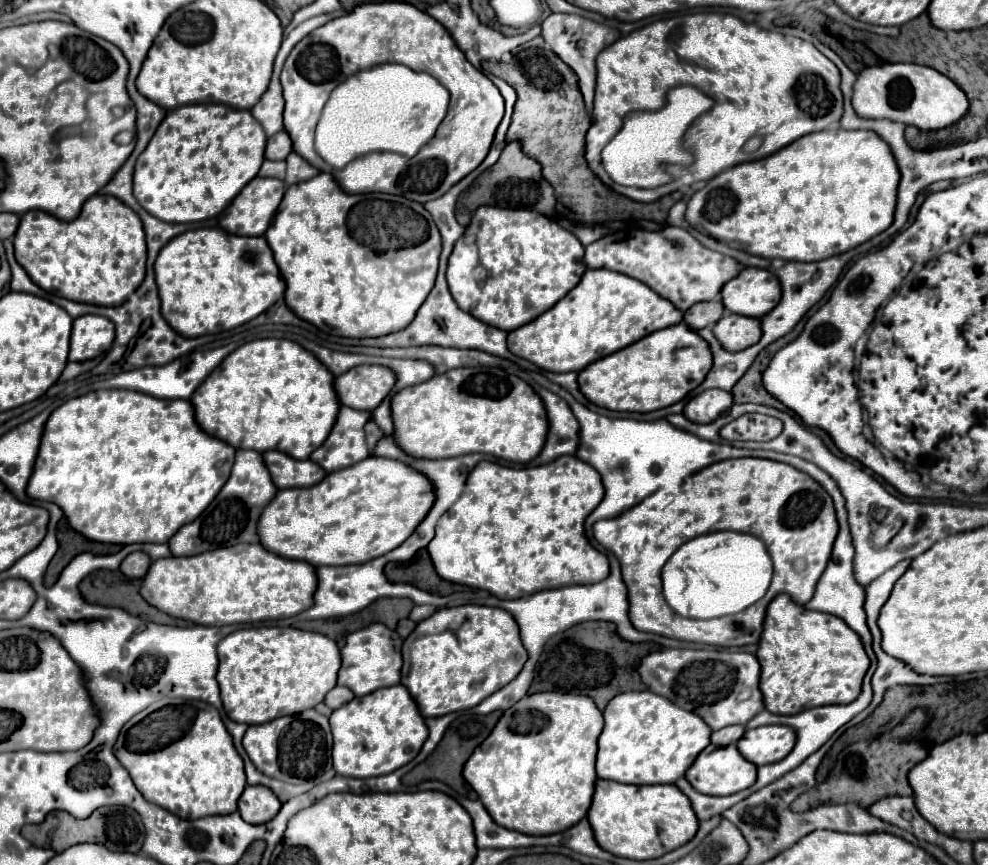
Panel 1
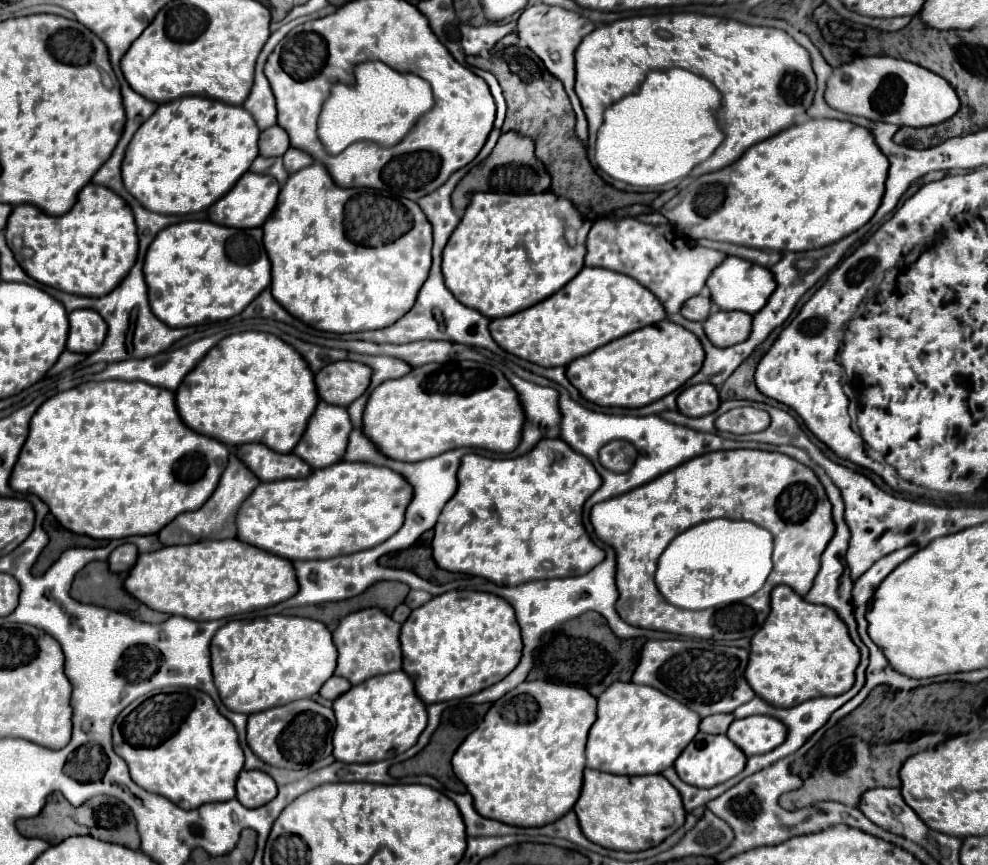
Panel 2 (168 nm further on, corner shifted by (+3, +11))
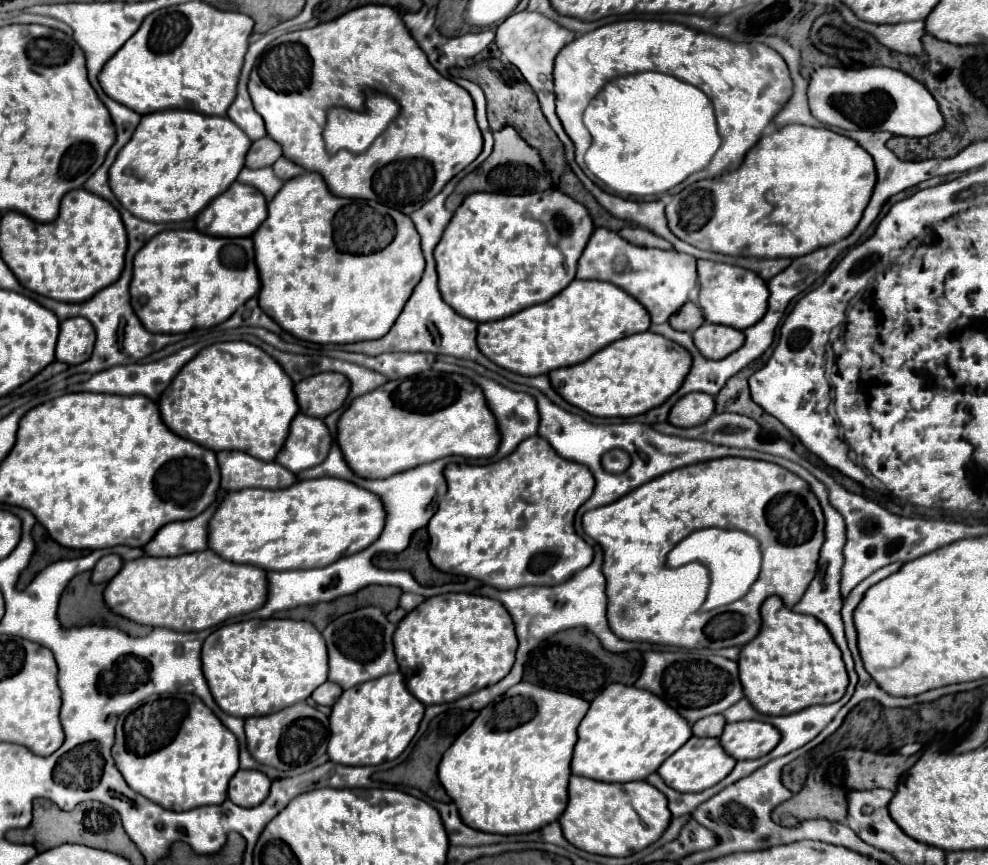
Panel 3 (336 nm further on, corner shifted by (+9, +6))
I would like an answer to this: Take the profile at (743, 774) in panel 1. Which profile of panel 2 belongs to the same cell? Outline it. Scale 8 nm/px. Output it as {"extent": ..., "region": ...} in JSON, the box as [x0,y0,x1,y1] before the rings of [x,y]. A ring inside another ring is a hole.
{"extent":[674,732,746,788],"region":[[[698,732],[698,736],[688,744],[688,748],[682,752],[682,756],[678,756],[678,760],[674,762],[674,768],[678,772],[678,776],[692,784],[692,786],[700,786],[700,788],[712,788],[718,786],[730,778],[734,778],[736,774],[740,774],[746,766],[746,754],[728,740],[728,736],[712,736],[712,734],[704,734]]]}

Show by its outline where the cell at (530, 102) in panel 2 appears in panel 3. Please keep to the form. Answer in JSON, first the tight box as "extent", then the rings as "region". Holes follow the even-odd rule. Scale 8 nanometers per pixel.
{"extent":[452,63,626,231],"region":[[[476,63],[476,65],[464,67],[464,69],[454,69],[452,75],[454,75],[454,77],[470,79],[470,81],[478,83],[478,85],[484,89],[490,129],[492,129],[492,131],[498,131],[498,129],[502,129],[504,125],[516,127],[516,131],[522,135],[522,139],[524,139],[530,147],[538,149],[538,153],[540,153],[540,157],[542,157],[546,169],[548,169],[550,175],[552,175],[554,187],[560,189],[560,191],[564,191],[564,193],[568,193],[568,195],[572,195],[578,203],[582,203],[582,205],[590,211],[590,215],[592,215],[596,227],[606,227],[606,229],[618,231],[618,229],[622,229],[622,227],[626,225],[624,221],[612,217],[606,209],[602,209],[602,207],[594,201],[594,197],[584,189],[584,185],[580,183],[580,179],[572,173],[570,165],[568,165],[566,159],[564,159],[564,147],[562,147],[562,143],[560,143],[558,137],[552,133],[552,129],[548,127],[544,115],[540,113],[538,99],[536,99],[536,103],[532,103],[532,101],[534,101],[534,95],[532,95],[532,89],[530,89],[530,87],[526,87],[526,85],[524,85],[524,87],[510,87],[510,85],[506,85],[486,63]]]}

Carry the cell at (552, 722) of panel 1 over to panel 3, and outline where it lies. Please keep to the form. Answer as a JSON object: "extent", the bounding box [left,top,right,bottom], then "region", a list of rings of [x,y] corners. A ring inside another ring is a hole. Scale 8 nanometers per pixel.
{"extent":[438,683,588,835],"region":[[[518,683],[504,695],[486,705],[472,725],[458,735],[446,749],[438,765],[438,781],[448,797],[456,803],[460,819],[478,831],[516,835],[532,833],[556,821],[566,807],[566,787],[570,779],[570,759],[576,745],[576,727],[588,711],[580,697],[544,689],[532,683]]]}

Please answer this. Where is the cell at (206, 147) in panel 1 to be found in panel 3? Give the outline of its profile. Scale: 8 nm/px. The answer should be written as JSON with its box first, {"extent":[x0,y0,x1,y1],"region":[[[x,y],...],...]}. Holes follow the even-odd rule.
{"extent":[110,109,252,223],"region":[[[170,109],[144,115],[132,139],[120,149],[110,169],[110,185],[116,199],[132,215],[152,223],[172,223],[194,219],[214,197],[224,193],[244,167],[244,157],[252,141],[228,117],[208,117],[196,111]]]}

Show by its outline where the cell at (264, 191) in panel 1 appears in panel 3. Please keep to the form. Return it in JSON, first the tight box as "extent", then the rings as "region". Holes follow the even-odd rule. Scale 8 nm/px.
{"extent":[196,181,266,237],"region":[[[236,181],[228,191],[224,191],[204,211],[198,213],[196,229],[200,233],[216,237],[250,237],[264,219],[266,219],[266,199],[262,197],[262,193],[252,189],[250,185],[242,185]]]}

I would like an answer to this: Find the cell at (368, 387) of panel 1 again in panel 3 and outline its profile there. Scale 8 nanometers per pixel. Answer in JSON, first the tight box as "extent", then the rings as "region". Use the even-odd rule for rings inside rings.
{"extent":[294,373,350,419],"region":[[[318,373],[294,385],[300,413],[320,419],[342,407],[348,389],[350,381],[340,373]]]}

